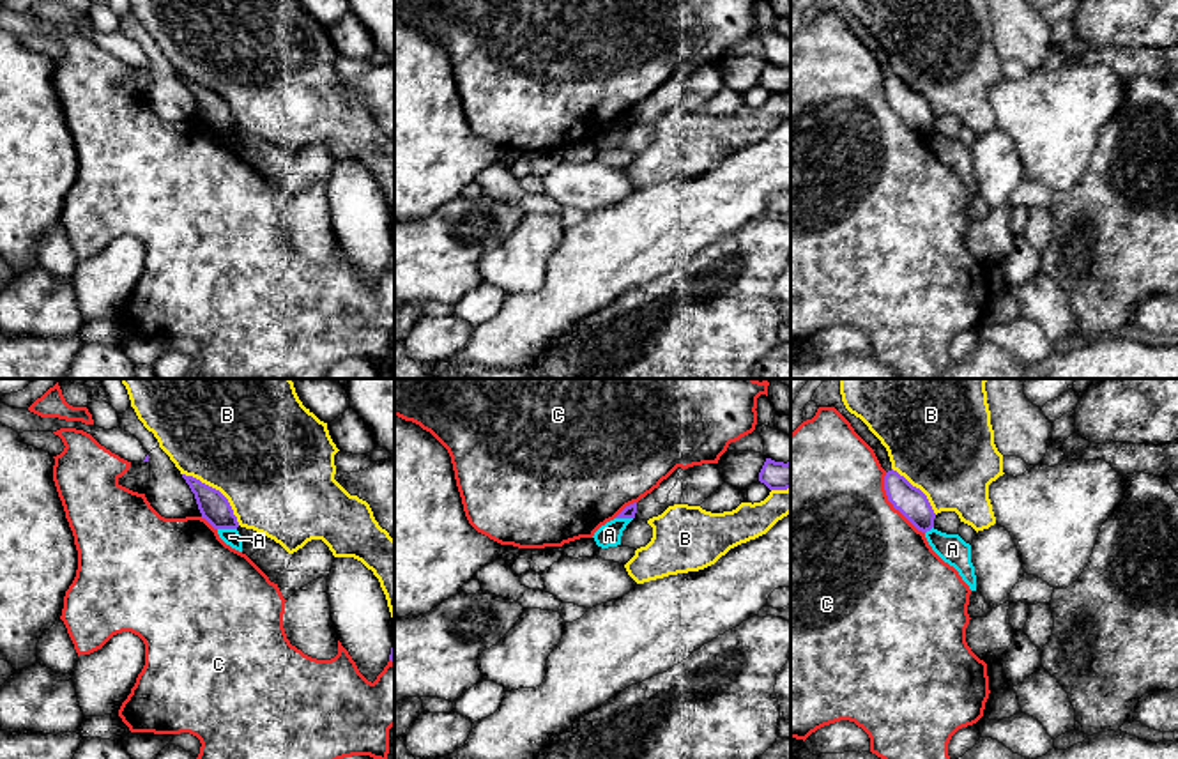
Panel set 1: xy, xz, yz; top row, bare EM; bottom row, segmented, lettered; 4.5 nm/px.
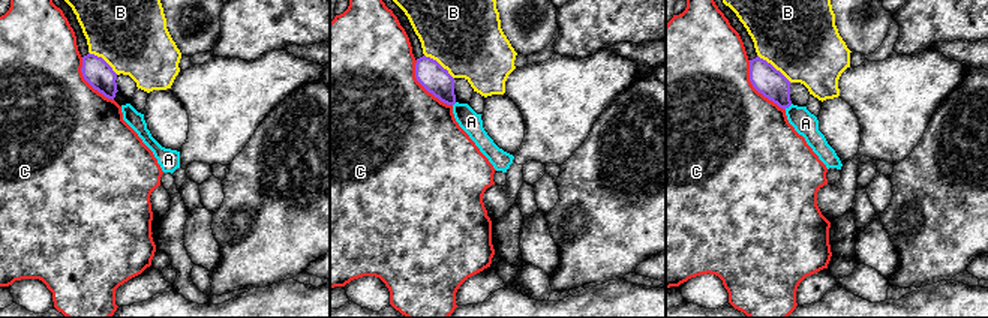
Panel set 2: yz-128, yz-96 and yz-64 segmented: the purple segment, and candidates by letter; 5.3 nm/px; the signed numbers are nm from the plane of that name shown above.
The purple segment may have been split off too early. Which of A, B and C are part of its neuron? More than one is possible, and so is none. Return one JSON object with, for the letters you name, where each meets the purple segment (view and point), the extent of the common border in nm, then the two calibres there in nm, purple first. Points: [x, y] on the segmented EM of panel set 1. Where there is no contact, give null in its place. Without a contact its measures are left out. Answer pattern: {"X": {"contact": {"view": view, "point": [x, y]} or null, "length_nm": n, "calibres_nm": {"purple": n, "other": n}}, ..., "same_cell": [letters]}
{"same_cell": []}

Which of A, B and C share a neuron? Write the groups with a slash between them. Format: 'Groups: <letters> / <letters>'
Groups: A / B / C

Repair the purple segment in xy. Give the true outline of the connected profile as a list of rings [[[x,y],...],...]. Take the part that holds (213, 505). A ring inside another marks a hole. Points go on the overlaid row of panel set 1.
[[[182,474],[191,492],[195,494],[202,518],[205,518],[214,529],[237,529],[239,522],[228,499],[216,488],[202,483],[193,476]]]

